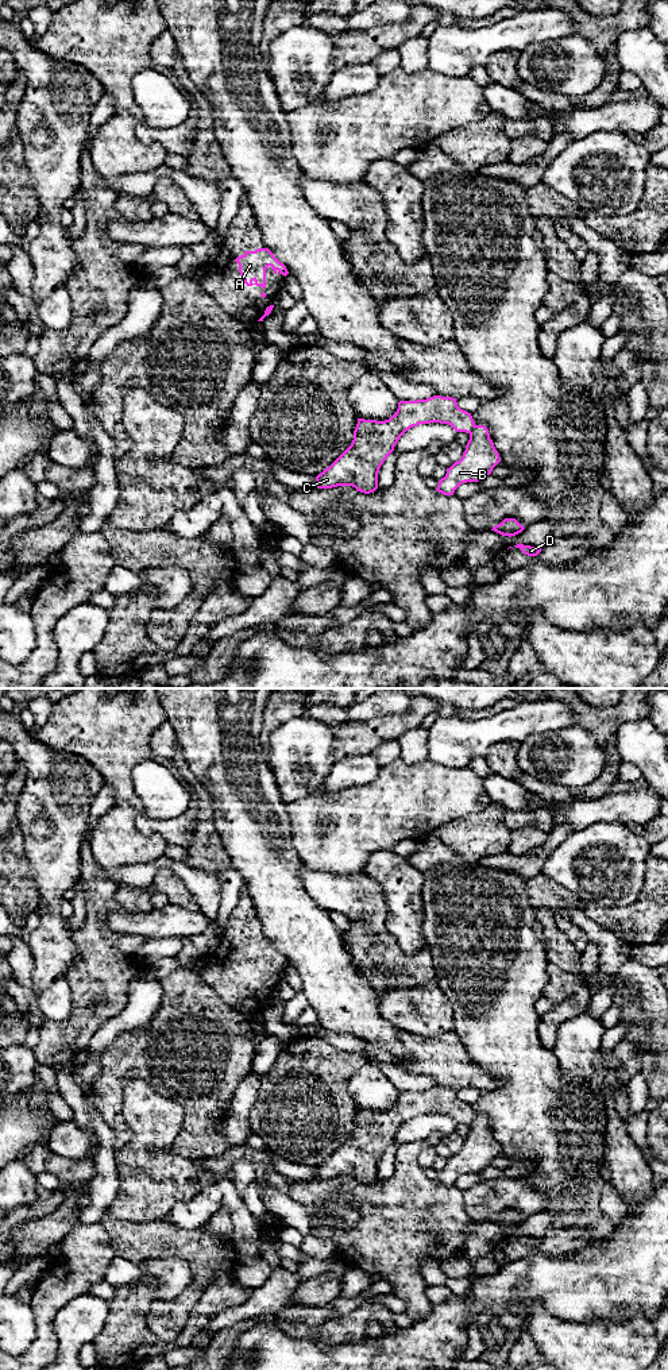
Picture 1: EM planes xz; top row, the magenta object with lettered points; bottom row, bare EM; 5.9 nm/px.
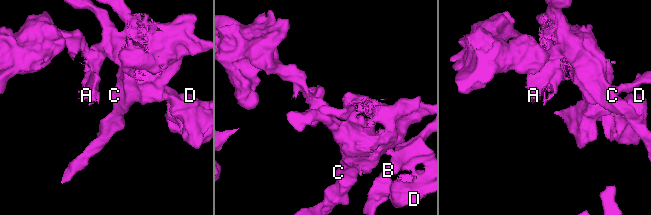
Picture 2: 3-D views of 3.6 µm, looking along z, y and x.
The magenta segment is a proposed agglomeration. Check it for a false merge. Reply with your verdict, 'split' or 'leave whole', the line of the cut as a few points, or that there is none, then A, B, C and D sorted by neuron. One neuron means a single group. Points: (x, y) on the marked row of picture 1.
split; cut in xz along (475, 425), (468, 432); A C / B D

